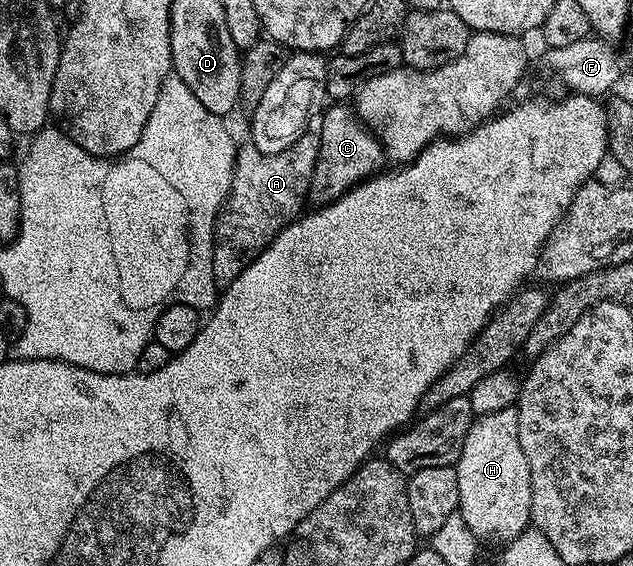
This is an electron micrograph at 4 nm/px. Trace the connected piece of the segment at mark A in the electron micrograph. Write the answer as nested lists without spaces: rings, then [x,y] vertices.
[[[310,130],[280,154],[265,156],[253,146],[245,147],[237,149],[230,193],[214,224],[213,269],[218,282],[236,279],[274,241],[278,231],[299,215],[318,157],[318,138]]]

